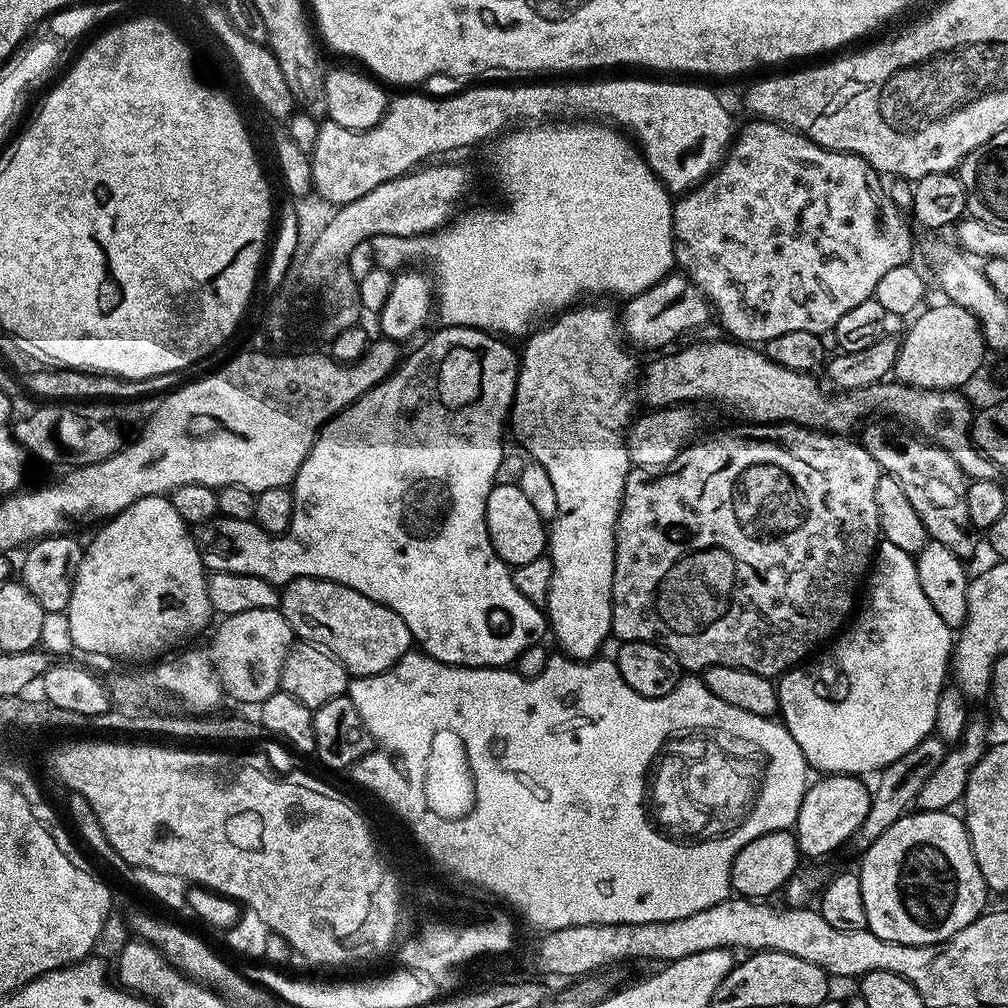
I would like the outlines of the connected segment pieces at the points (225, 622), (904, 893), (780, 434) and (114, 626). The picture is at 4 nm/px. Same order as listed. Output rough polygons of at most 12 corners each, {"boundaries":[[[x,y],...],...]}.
{"boundaries":[[[279,608],[215,625],[225,697],[258,706],[281,691],[294,633]],[[955,811],[863,849],[867,928],[943,944],[990,893]],[[787,422],[629,471],[611,635],[779,678],[882,540],[863,443]],[[144,496],[89,544],[74,649],[163,657],[214,613],[193,529]]]}

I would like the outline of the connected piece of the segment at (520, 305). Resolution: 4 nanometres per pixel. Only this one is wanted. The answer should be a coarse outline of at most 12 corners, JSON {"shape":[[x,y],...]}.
{"shape":[[623,131],[491,145],[501,208],[385,234],[449,328],[531,333],[673,271],[672,205]]}

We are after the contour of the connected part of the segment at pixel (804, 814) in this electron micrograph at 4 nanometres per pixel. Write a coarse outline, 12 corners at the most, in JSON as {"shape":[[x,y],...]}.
{"shape":[[861,777],[808,785],[794,825],[805,857],[849,843],[872,805]]}

